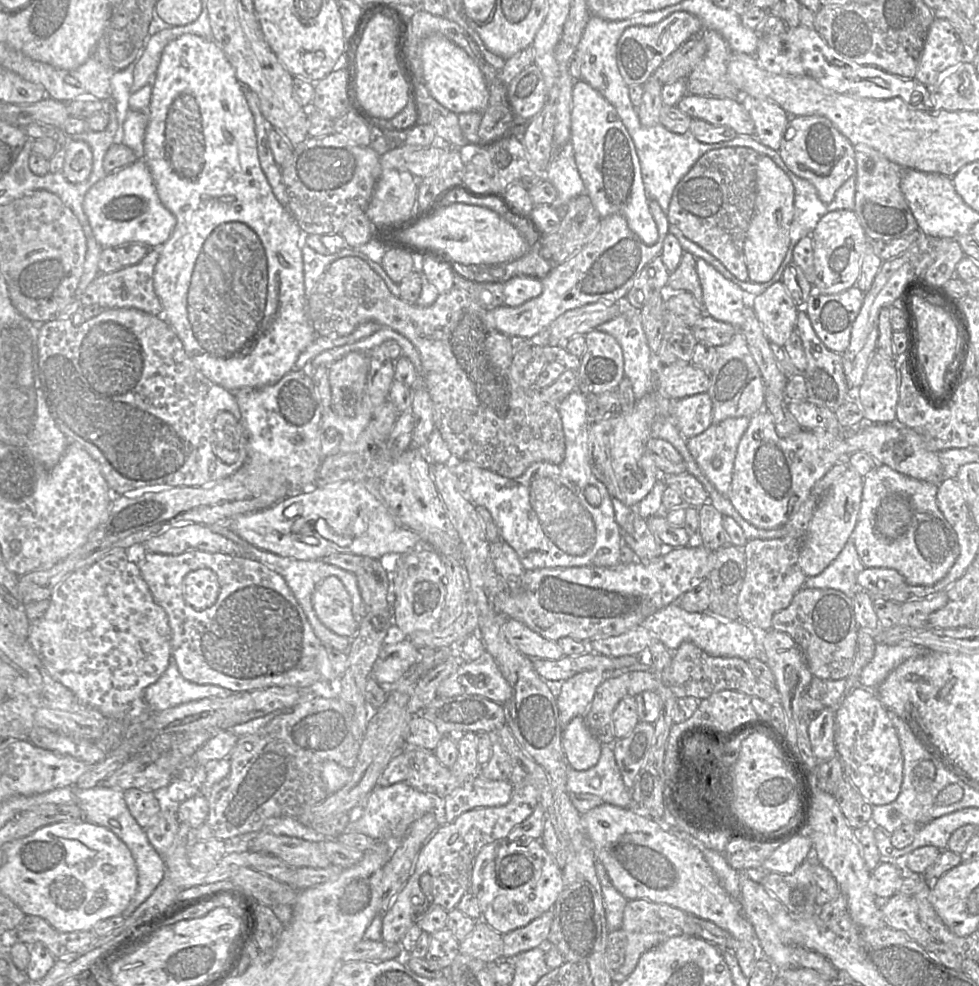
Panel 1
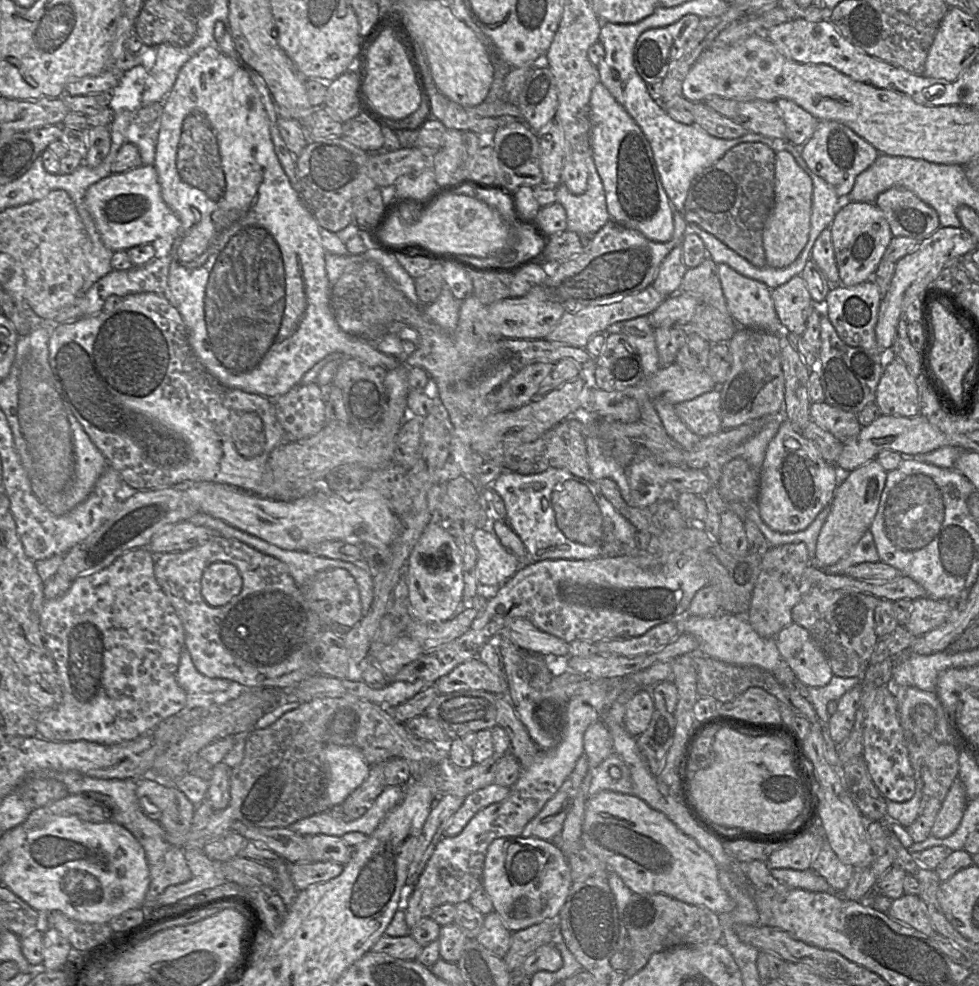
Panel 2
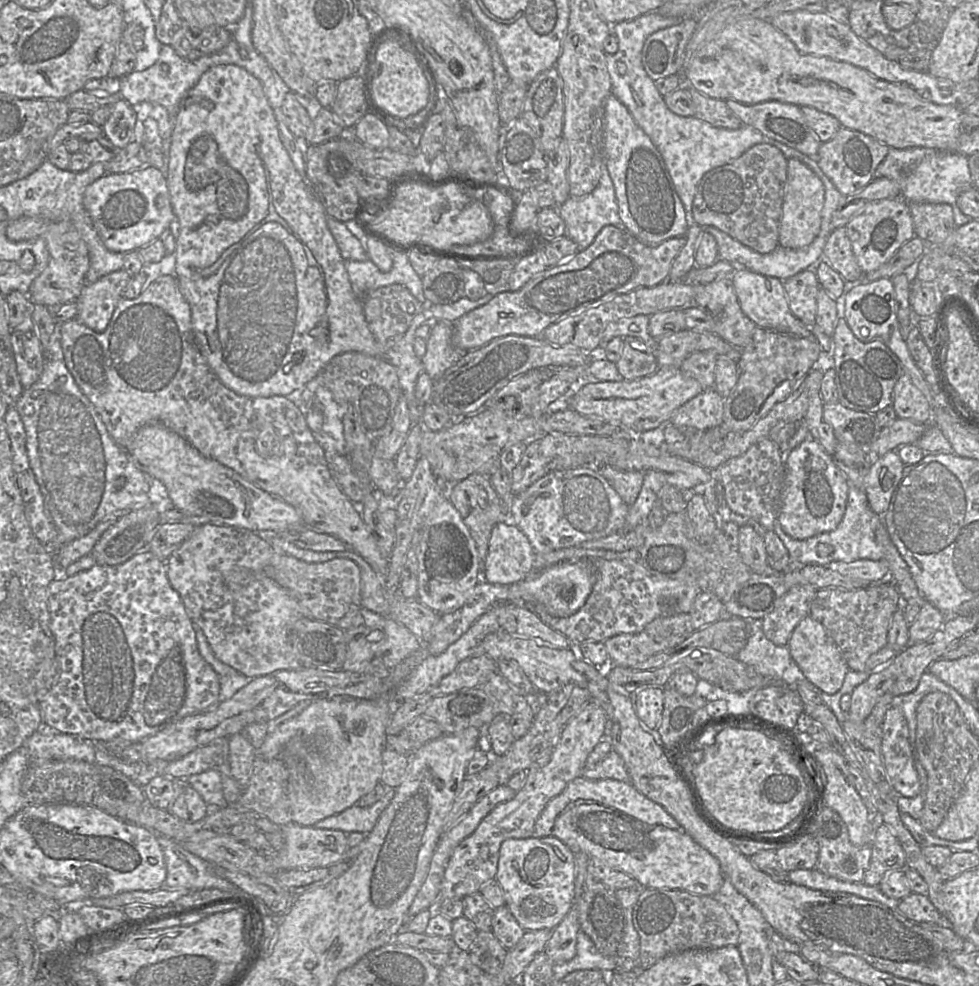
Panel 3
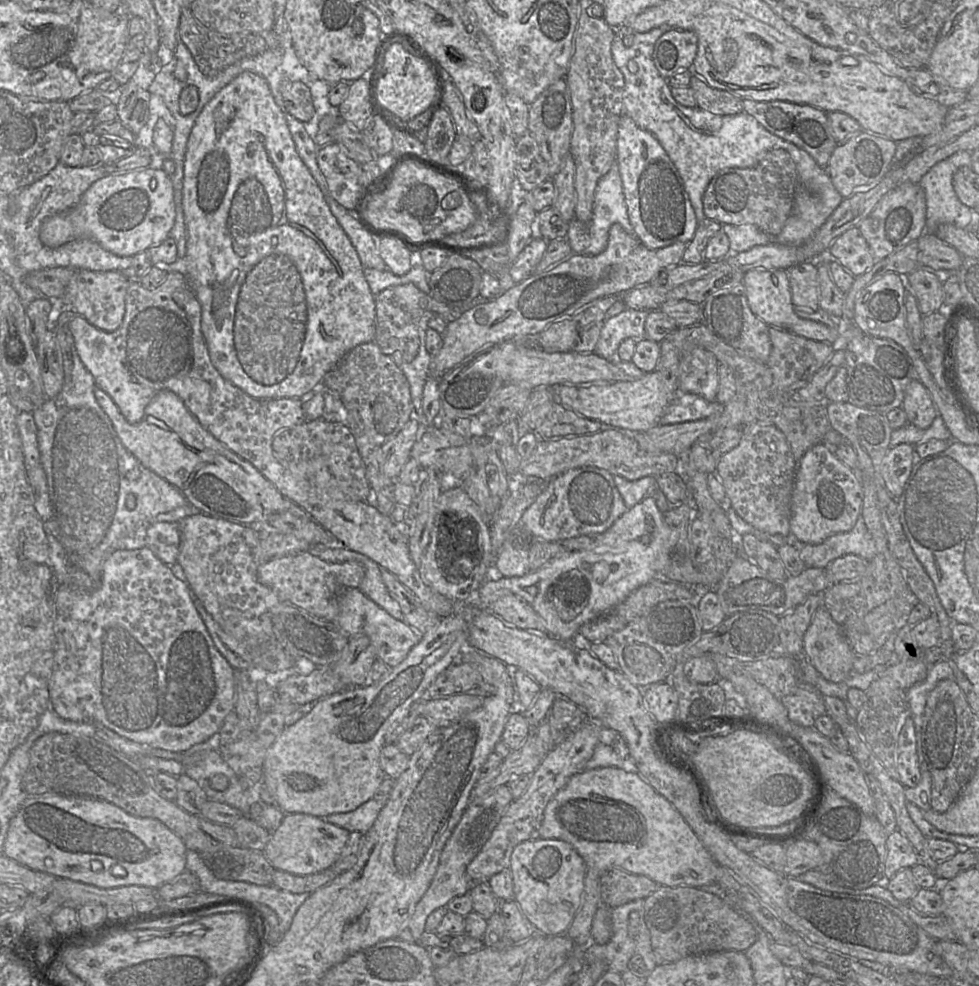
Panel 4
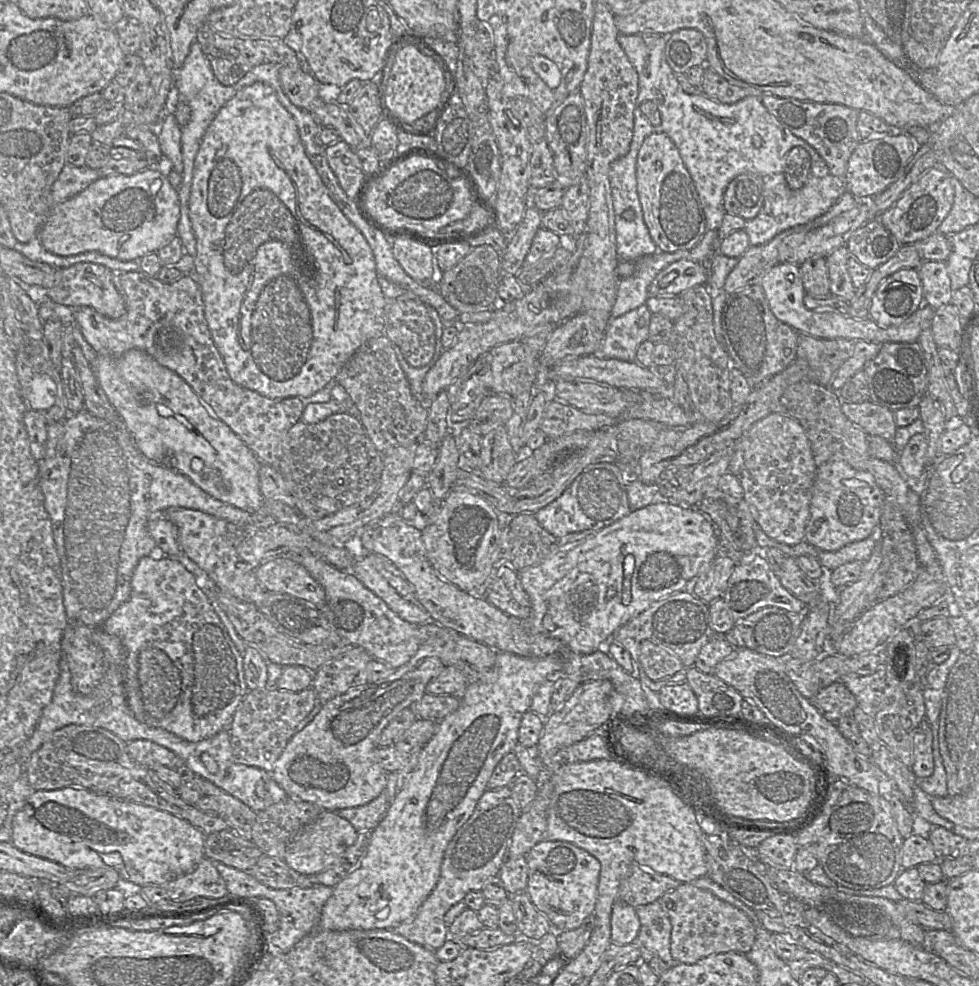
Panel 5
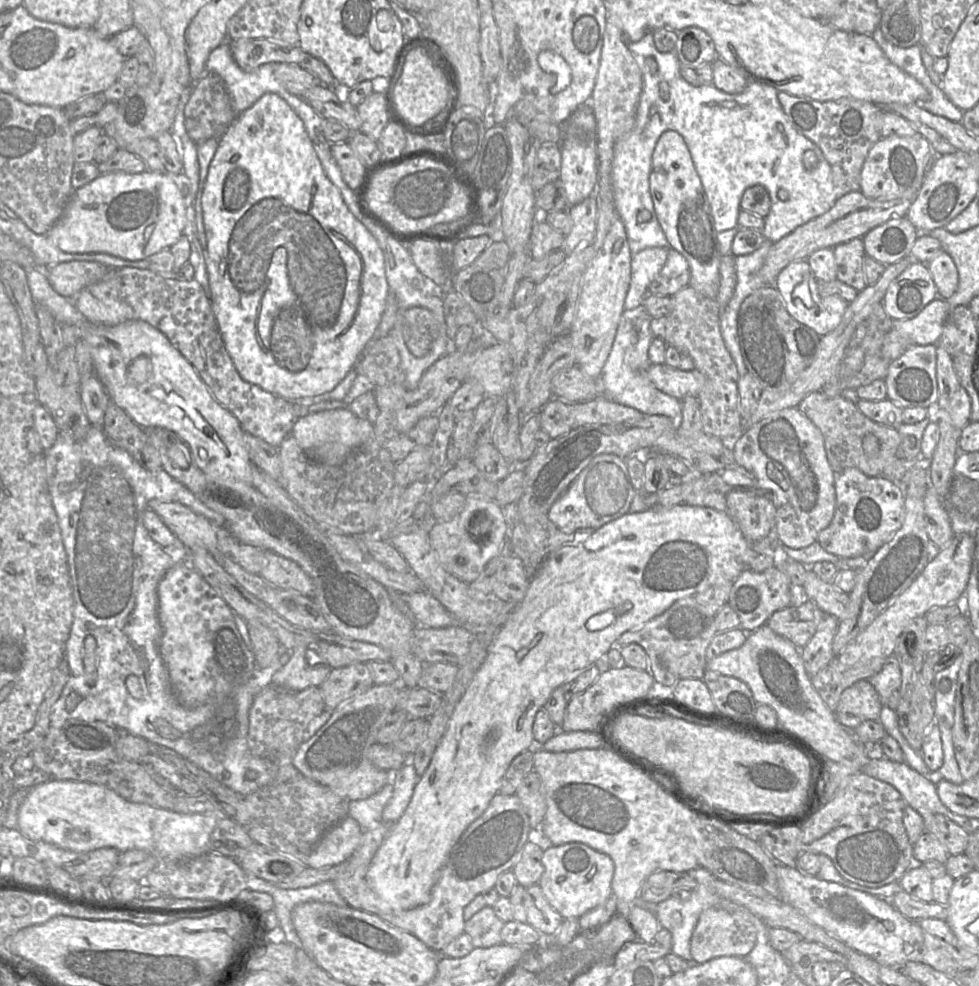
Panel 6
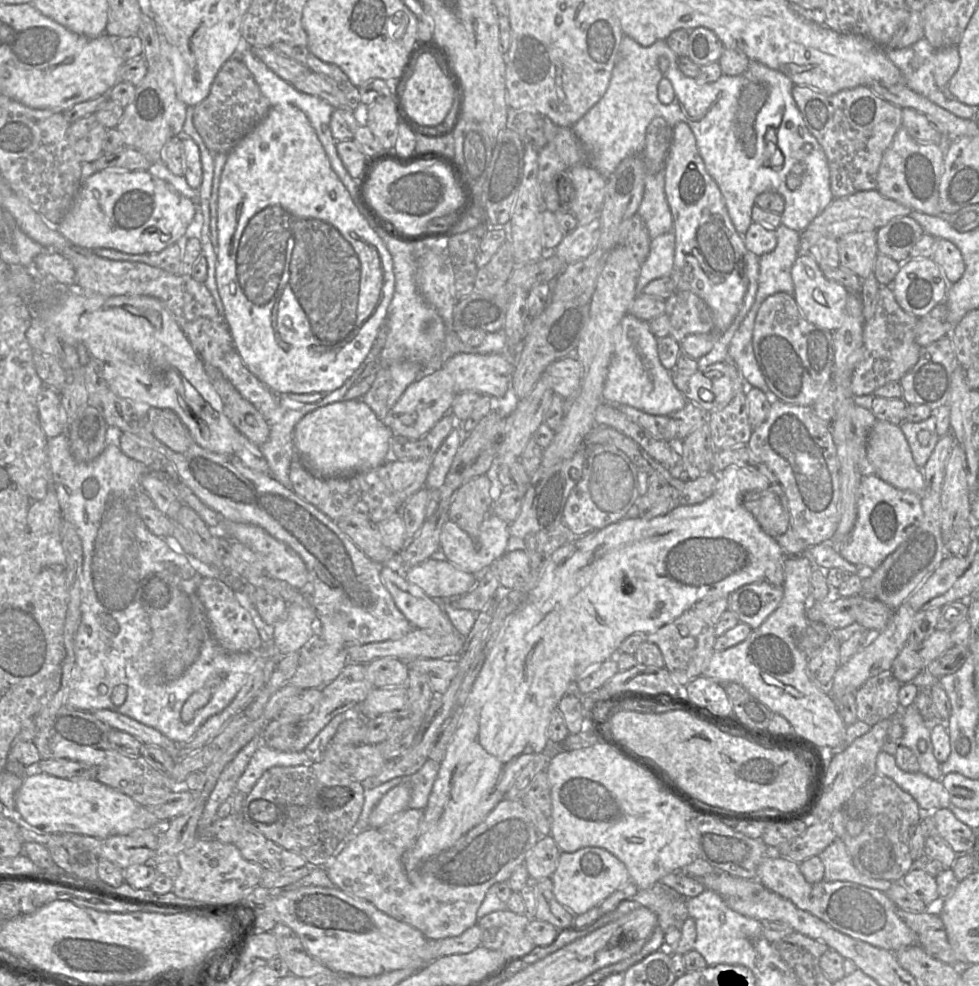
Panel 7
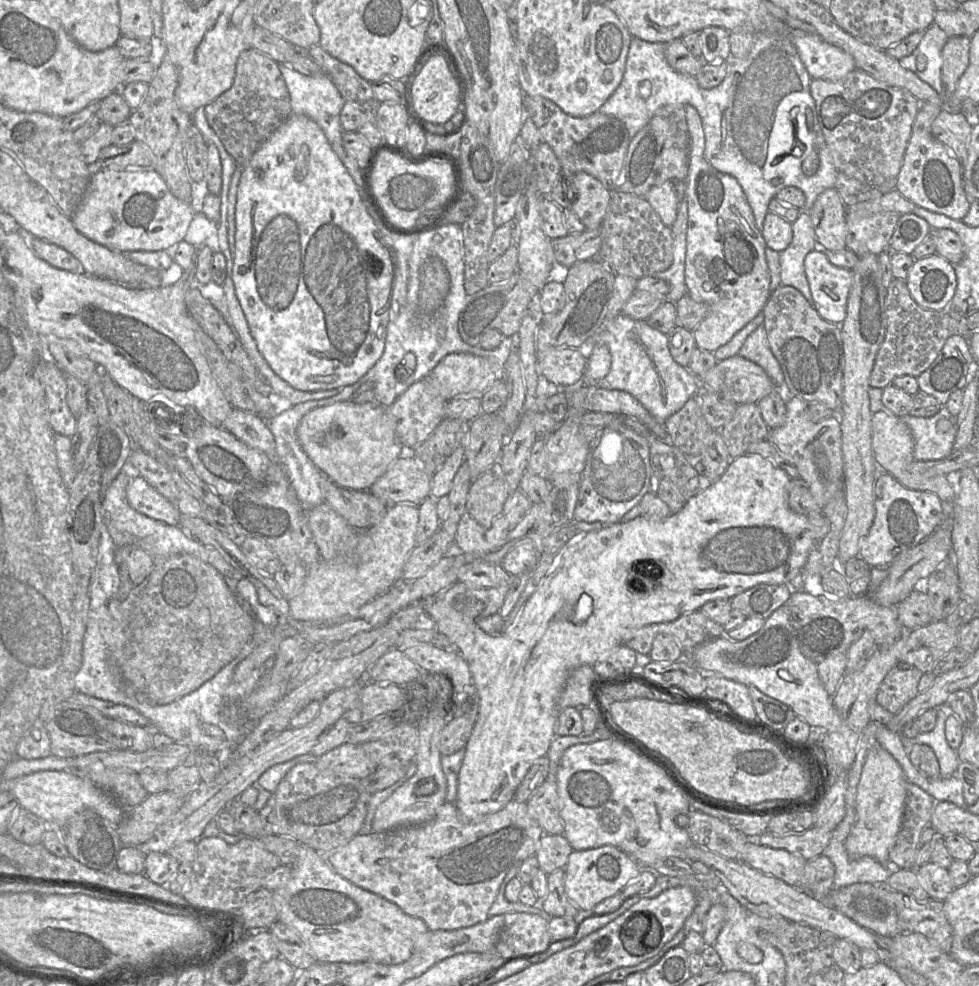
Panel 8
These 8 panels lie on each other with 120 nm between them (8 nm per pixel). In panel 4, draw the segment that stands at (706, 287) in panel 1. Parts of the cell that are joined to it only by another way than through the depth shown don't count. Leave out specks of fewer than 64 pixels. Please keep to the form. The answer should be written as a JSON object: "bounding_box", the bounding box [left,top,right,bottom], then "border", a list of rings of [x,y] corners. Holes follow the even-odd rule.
{"bounding_box":[742,269,839,343],"border":[[[752,269],[744,273],[742,285],[745,287],[748,305],[751,311],[770,327],[787,330],[796,335],[819,342],[836,343],[839,338],[837,328],[831,328],[821,322],[798,316],[792,302],[787,270]]]}

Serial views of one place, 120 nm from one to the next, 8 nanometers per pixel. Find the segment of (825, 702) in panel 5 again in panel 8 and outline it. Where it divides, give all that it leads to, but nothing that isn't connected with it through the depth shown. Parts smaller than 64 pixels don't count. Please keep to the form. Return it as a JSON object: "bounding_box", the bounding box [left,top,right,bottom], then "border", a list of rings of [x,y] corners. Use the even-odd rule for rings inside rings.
{"bounding_box":[876,661,923,714],"border":[[[899,661],[882,681],[876,703],[896,714],[919,694],[918,683],[923,674],[916,667]]]}

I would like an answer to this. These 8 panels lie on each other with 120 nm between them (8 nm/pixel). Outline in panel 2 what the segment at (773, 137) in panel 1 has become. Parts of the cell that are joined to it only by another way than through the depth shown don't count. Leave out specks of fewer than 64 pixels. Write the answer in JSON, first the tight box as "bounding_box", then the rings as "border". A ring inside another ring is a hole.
{"bounding_box":[775,99,819,145],"border":[[[777,99],[775,102],[786,125],[786,141],[803,145],[813,135],[819,120],[793,101]]]}

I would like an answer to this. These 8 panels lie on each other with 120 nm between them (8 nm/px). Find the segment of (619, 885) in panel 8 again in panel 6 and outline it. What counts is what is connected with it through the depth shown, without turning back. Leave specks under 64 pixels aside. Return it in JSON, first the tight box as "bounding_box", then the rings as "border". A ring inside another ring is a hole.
{"bounding_box":[538,844,613,919],"border":[[[586,844],[552,845],[544,850],[542,864],[544,871],[538,884],[548,903],[564,919],[579,918],[612,895],[613,860]]]}

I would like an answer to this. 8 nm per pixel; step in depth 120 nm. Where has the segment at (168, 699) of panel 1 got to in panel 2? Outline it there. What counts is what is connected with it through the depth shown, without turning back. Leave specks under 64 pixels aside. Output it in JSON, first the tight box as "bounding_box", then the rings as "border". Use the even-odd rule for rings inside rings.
{"bounding_box":[176,649,232,696],"border":[[[185,649],[180,657],[176,681],[188,696],[225,692],[232,684],[226,679],[209,678],[201,674],[193,665],[190,654]]]}

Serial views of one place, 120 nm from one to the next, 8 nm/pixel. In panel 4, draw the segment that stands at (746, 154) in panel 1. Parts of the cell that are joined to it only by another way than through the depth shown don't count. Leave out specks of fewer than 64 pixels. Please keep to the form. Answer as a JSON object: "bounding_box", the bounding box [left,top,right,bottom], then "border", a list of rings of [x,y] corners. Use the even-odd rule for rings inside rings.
{"bounding_box":[702,149,798,236],"border":[[[783,149],[769,150],[753,167],[727,168],[712,177],[702,200],[705,218],[722,225],[752,224],[764,233],[777,236],[792,213],[798,182],[789,153]]]}

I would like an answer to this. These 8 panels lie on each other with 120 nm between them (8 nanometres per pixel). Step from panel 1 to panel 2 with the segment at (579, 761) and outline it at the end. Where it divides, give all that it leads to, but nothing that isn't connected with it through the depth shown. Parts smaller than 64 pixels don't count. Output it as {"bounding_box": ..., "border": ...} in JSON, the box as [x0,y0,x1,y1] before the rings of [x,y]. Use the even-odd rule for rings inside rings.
{"bounding_box":[583,721,613,768],"border":[[[602,721],[593,723],[586,729],[583,748],[583,755],[586,756],[590,768],[598,766],[613,753],[611,733]]]}

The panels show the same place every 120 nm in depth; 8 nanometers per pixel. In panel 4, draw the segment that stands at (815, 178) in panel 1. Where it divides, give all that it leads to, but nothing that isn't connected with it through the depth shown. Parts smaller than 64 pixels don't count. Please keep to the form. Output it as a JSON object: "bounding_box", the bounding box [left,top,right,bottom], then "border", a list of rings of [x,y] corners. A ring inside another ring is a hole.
{"bounding_box":[826,131,896,198],"border":[[[862,131],[848,141],[838,144],[826,167],[834,187],[843,198],[861,190],[868,190],[893,167],[896,142]]]}

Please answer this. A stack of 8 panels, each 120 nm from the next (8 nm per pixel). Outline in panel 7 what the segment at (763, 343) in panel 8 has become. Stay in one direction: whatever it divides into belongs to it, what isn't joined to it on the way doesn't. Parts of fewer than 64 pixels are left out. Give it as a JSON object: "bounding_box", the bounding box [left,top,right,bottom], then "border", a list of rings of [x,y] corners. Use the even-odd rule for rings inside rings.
{"bounding_box":[728,302,770,397],"border":[[[756,302],[755,305],[751,306],[733,335],[732,346],[729,346],[728,353],[733,363],[741,371],[746,385],[759,388],[770,397],[770,389],[761,374],[752,344],[755,317],[759,307],[760,302]]]}

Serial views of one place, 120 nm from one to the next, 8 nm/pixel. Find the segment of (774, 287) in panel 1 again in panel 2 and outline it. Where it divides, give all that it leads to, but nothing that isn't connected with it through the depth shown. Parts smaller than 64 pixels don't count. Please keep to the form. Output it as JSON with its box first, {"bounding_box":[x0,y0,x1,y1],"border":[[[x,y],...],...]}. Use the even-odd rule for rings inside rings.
{"bounding_box":[771,274,814,335],"border":[[[800,274],[774,288],[771,298],[785,332],[802,335],[807,316],[814,303]]]}

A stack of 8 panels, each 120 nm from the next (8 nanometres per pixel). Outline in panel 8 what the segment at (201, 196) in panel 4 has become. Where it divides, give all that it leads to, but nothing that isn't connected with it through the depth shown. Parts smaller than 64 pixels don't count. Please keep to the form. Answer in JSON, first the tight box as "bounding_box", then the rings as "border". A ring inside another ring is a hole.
{"bounding_box":[231,114,397,391],"border":[[[292,114],[287,121],[285,121],[268,139],[267,141],[253,154],[248,164],[243,167],[242,174],[239,180],[239,185],[236,194],[235,203],[235,213],[234,213],[234,225],[235,225],[235,252],[233,253],[233,268],[231,273],[231,278],[234,283],[235,293],[239,304],[243,310],[245,318],[247,320],[250,333],[254,338],[257,348],[266,362],[269,364],[271,369],[280,378],[290,384],[292,387],[302,390],[302,391],[318,391],[318,390],[330,390],[338,387],[346,387],[348,385],[354,384],[360,380],[381,358],[384,349],[388,330],[388,324],[390,321],[391,313],[391,303],[392,295],[395,287],[396,277],[397,277],[397,257],[393,249],[384,241],[382,235],[374,223],[372,217],[367,211],[365,206],[368,201],[364,196],[362,200],[358,187],[347,172],[346,168],[343,166],[341,161],[338,159],[334,151],[332,150],[327,138],[325,137],[321,128],[310,118]]]}

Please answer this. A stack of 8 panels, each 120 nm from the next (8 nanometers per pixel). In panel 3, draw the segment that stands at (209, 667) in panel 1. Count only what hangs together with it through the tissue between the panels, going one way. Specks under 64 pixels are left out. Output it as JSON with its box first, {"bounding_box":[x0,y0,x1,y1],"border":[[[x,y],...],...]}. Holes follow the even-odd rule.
{"bounding_box":[165,524,305,679],"border":[[[204,524],[194,527],[192,534],[180,545],[177,550],[172,553],[172,555],[165,562],[167,577],[172,588],[179,594],[185,611],[193,625],[202,630],[215,657],[222,663],[252,679],[270,675],[276,671],[299,670],[305,668],[299,659],[297,651],[290,644],[290,630],[296,621],[303,617],[303,608],[300,608],[298,602],[286,589],[281,587],[277,582],[269,578],[263,572],[264,568],[269,564],[271,559],[276,556],[276,552],[277,551],[268,542],[260,538],[254,531],[249,529],[234,528],[233,526],[229,525]],[[235,569],[245,569],[248,571],[248,575],[250,576],[249,583],[238,591],[230,590],[225,583],[226,573]]]}

